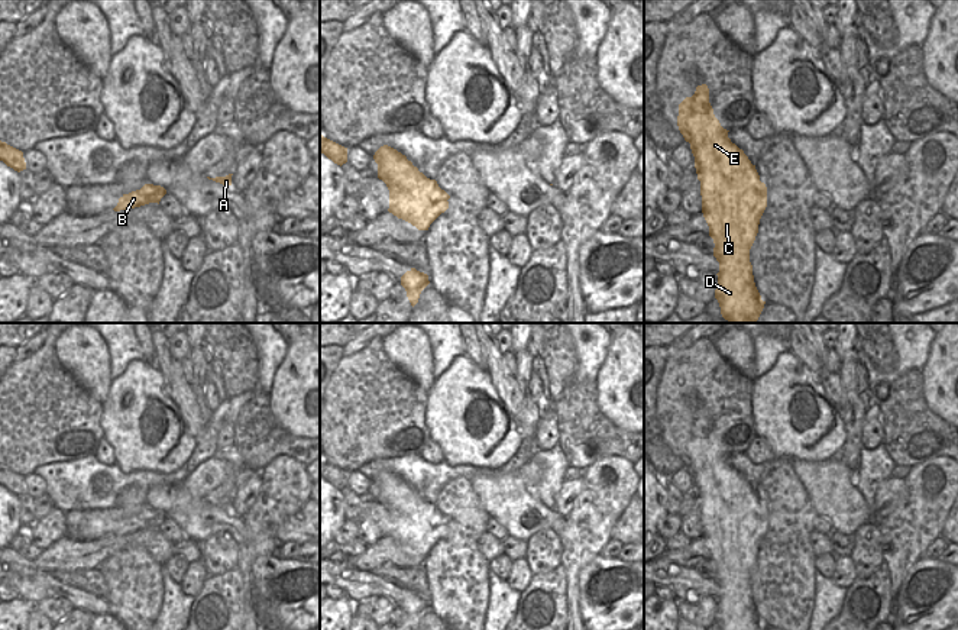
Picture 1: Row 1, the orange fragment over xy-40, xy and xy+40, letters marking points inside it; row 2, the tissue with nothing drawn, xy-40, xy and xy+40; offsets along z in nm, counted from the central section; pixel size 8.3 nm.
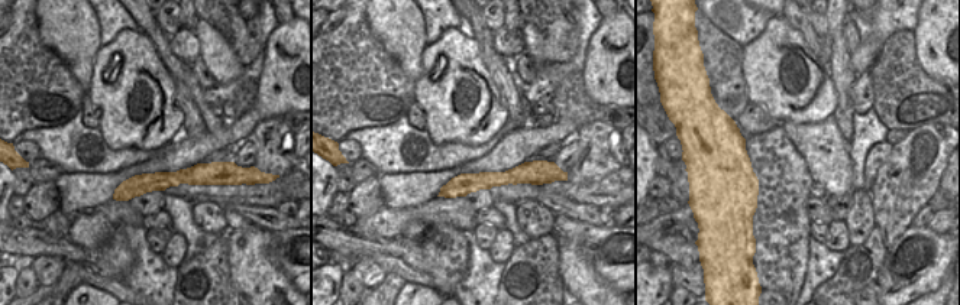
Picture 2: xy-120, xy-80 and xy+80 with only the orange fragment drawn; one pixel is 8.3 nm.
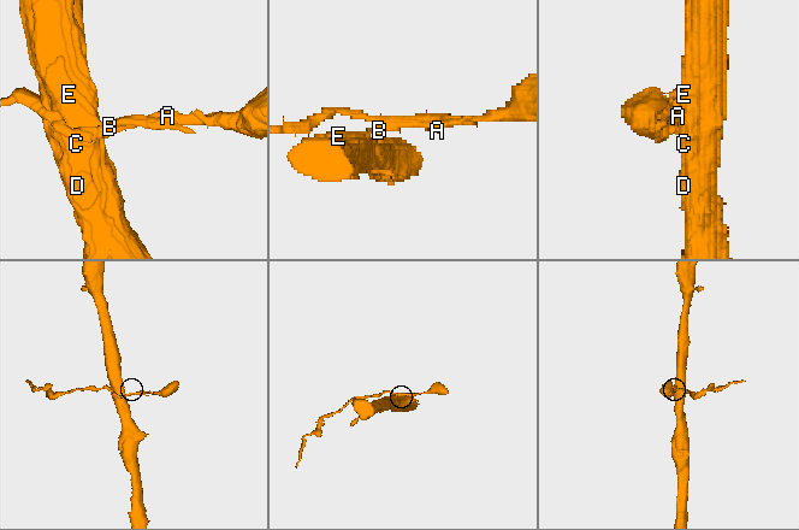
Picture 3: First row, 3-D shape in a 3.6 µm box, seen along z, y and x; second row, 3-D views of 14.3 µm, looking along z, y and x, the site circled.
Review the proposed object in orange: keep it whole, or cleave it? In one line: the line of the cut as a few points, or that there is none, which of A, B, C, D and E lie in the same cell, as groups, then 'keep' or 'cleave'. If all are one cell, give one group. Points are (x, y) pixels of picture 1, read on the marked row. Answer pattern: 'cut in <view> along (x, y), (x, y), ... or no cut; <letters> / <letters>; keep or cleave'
cut in xy along (446, 202), (447, 207); A B / C D E; cleave

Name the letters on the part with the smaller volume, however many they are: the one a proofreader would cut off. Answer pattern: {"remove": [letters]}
{"remove": ["A", "B"]}

